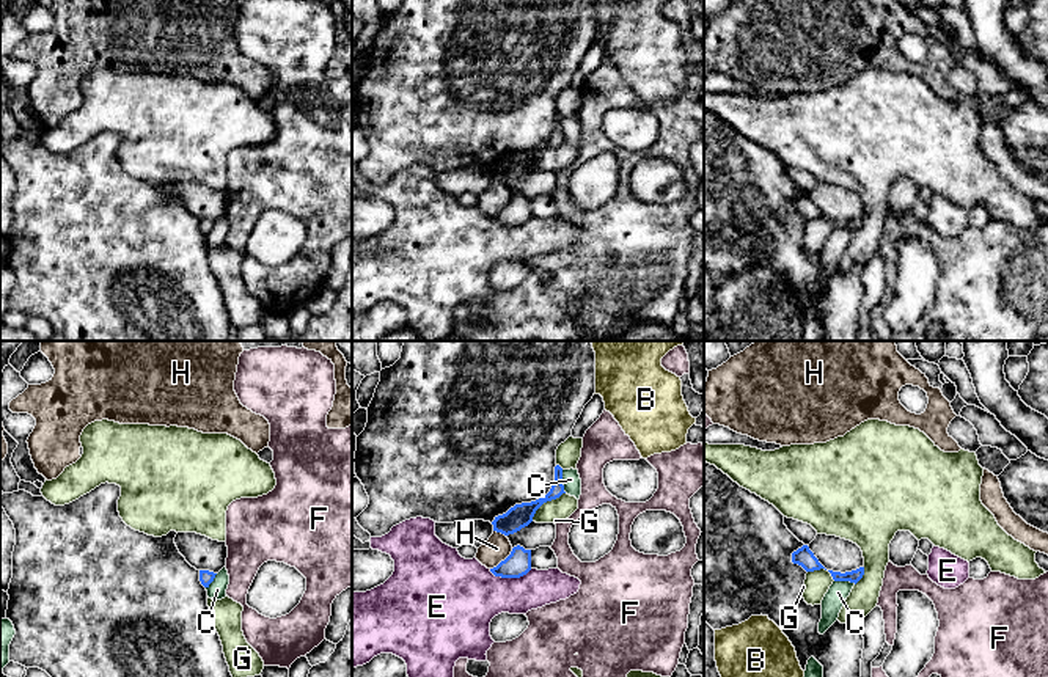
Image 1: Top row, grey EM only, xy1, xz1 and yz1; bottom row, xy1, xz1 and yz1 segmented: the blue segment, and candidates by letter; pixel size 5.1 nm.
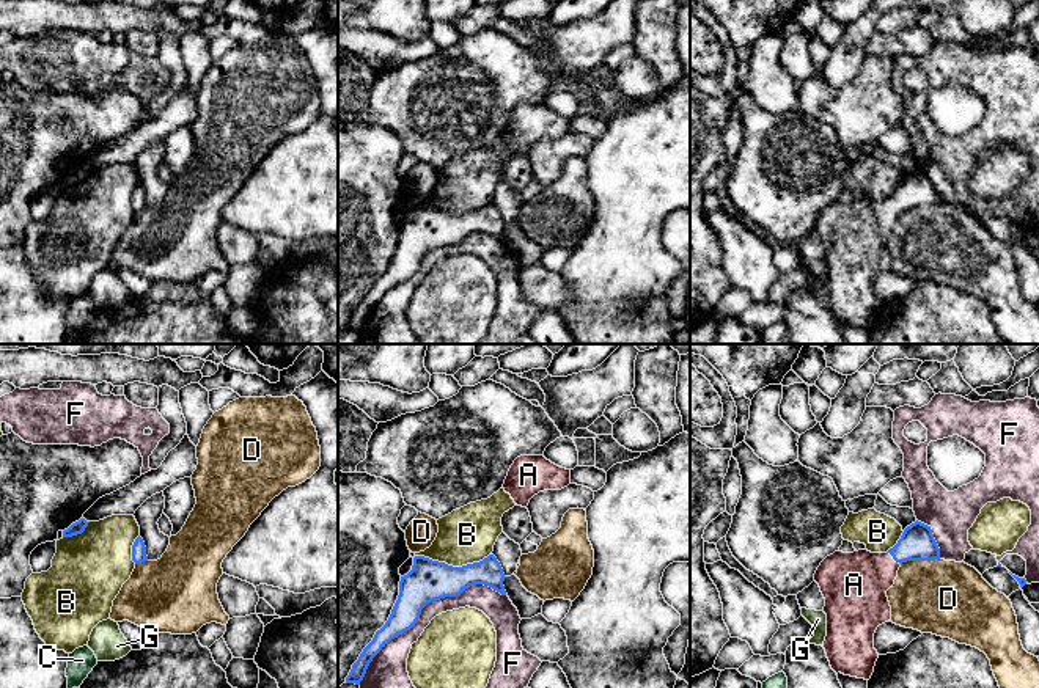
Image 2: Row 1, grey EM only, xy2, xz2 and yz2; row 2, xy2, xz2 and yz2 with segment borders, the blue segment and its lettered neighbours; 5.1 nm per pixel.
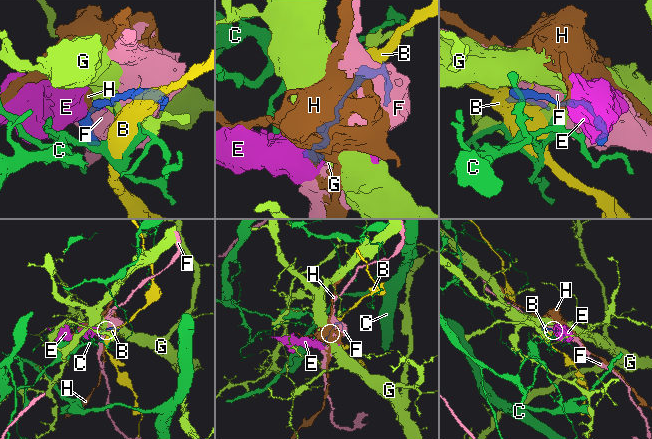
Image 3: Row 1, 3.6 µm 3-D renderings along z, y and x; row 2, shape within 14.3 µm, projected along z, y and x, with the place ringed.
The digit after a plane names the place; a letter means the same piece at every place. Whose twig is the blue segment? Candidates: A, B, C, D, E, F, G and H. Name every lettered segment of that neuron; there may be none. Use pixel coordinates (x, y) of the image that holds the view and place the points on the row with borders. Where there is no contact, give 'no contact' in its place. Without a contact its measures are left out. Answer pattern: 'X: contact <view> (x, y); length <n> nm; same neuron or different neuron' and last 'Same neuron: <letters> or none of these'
A: contact yz2 (893, 558); length 100 nm; same neuron
B: contact xz2 (451, 566); length 400 nm; different neuron
C: contact xz1 (561, 481); length 120 nm; different neuron
D: contact yz2 (920, 559); length 200 nm; different neuron
E: contact xz1 (509, 577); length 220 nm; different neuron
F: contact xz2 (423, 607); length 900 nm; different neuron
G: contact xz1 (545, 501); length 220 nm; different neuron
H: contact xz1 (502, 561); length 160 nm; different neuron
Same neuron: A

